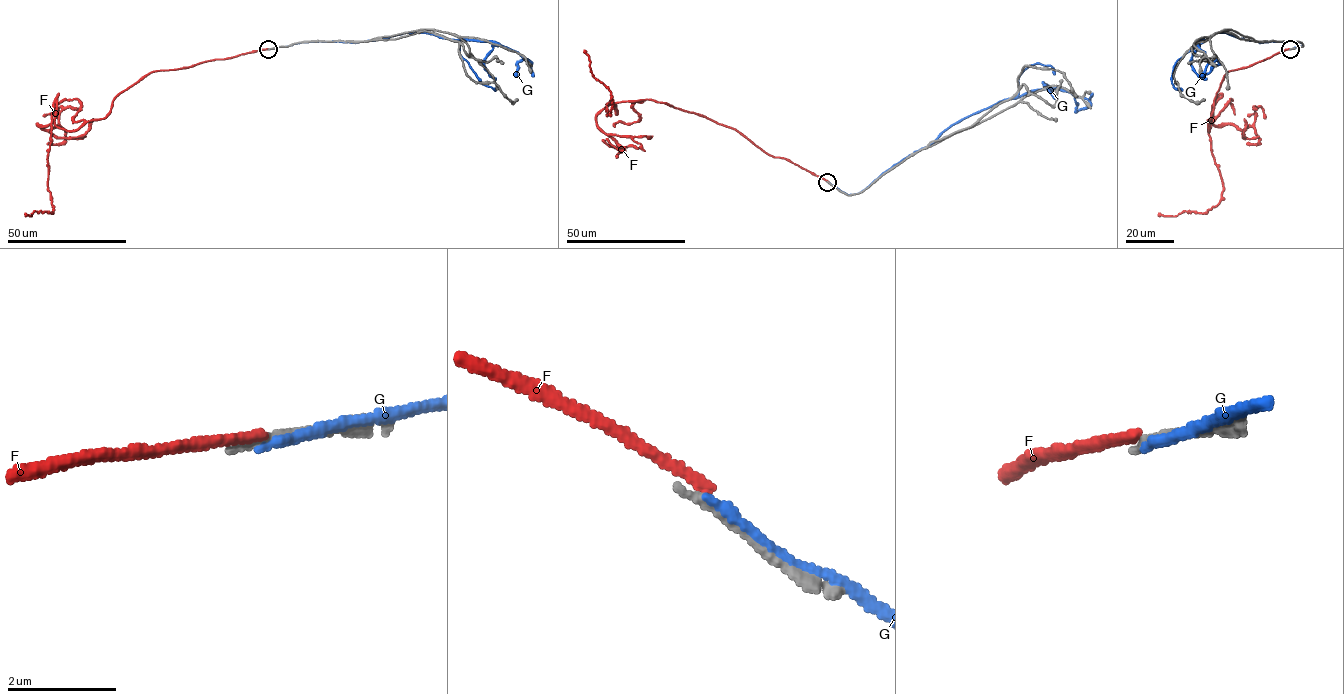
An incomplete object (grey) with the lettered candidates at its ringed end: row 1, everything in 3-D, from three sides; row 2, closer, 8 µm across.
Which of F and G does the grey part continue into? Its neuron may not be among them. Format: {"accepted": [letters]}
{"accepted": []}

